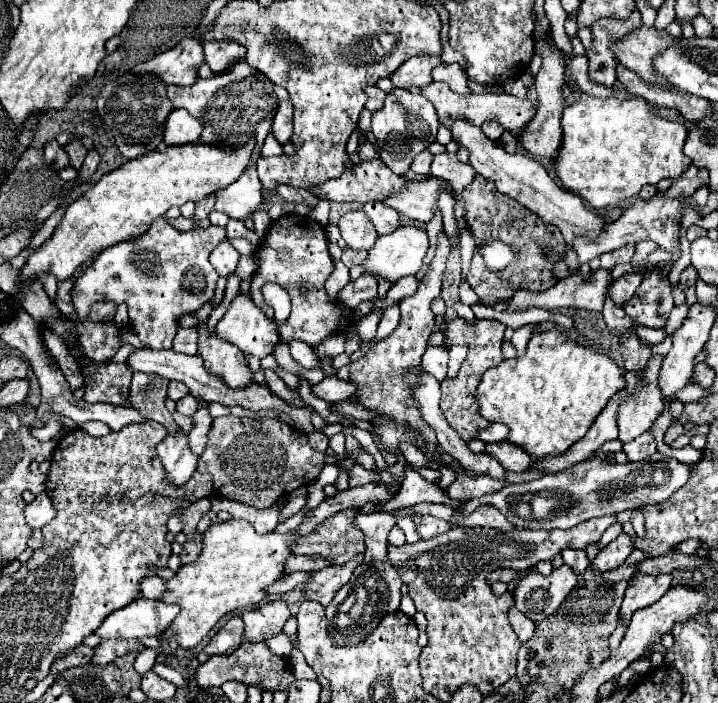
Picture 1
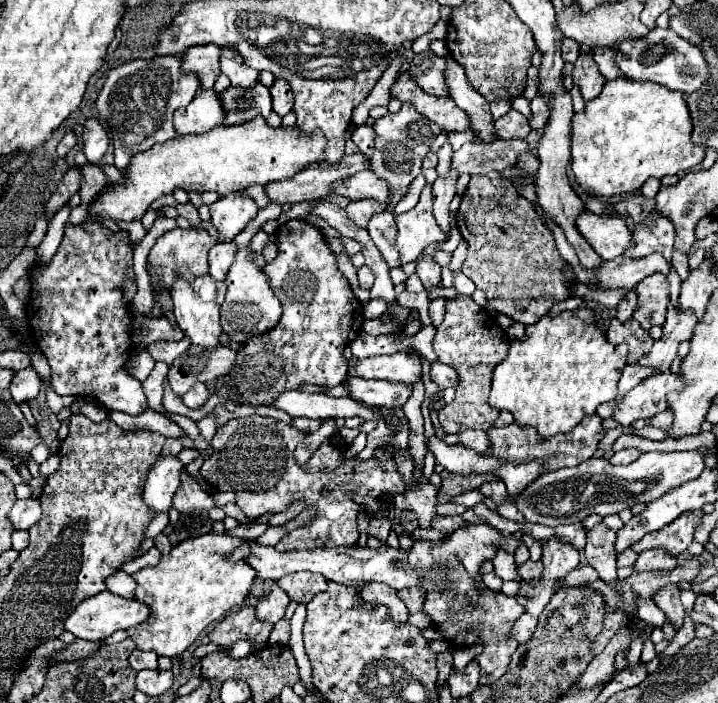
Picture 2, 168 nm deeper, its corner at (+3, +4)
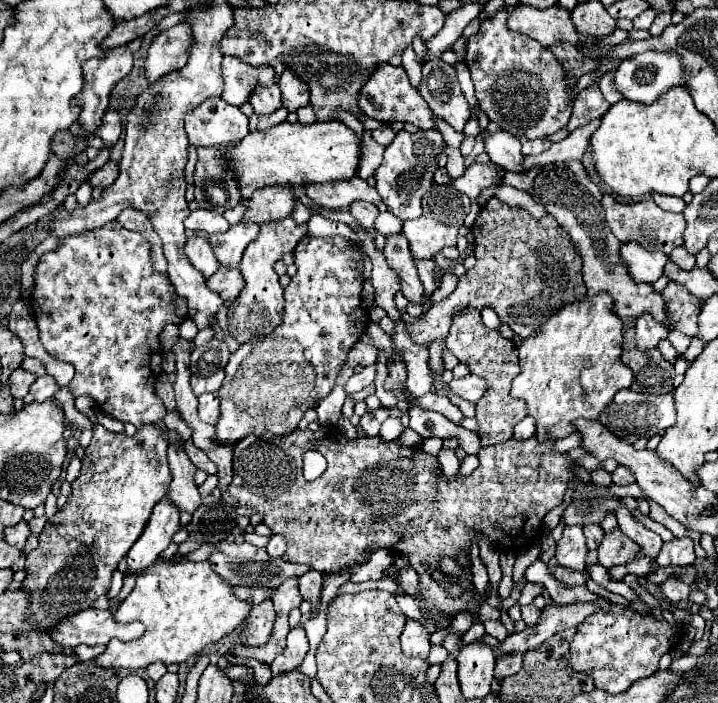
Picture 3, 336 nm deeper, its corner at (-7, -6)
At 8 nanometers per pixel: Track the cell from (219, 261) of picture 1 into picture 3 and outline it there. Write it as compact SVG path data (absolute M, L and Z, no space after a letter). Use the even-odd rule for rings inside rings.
M218 268L218 272L206 280L206 286L214 292L218 292L222 296L222 300L234 302L234 298L240 296L242 288L244 288L244 278L240 274L240 270L226 270L226 268Z

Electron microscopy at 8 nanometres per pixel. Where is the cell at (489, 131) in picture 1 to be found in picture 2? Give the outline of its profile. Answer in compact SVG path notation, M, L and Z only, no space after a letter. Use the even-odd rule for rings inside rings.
M510 110L502 118L494 120L492 124L494 124L492 128L496 130L494 134L498 138L526 138L528 132L530 132L530 126L528 126L526 118L516 110Z

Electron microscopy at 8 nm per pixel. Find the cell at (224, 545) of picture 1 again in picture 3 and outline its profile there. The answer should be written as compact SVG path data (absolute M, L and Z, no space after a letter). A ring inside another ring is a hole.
M158 560L154 568L144 570L136 578L136 586L130 596L120 604L114 620L134 622L140 620L146 630L132 642L114 640L106 650L94 658L102 668L148 668L154 662L186 662L190 656L198 656L204 646L220 640L238 628L250 612L250 602L240 602L232 594L232 586L222 582L210 568L210 562L170 562Z

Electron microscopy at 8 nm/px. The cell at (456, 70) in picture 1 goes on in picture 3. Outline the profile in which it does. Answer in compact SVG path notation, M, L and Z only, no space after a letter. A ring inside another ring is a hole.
M496 130L494 134L486 134L484 136L484 146L486 146L486 154L490 156L490 160L502 168L506 168L508 172L522 172L522 152L520 152L520 140L504 130Z

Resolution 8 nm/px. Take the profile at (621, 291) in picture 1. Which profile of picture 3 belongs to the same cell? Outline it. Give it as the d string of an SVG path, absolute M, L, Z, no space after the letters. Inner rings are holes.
M650 314L646 316L648 318L636 318L636 344L638 344L638 350L644 350L644 352L658 348L658 344L666 340L670 334L666 326L658 326L658 322L650 318Z

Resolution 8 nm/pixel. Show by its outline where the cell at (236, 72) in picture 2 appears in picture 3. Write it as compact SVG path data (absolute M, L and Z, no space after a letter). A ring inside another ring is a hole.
M270 86L266 90L258 90L258 94L250 96L250 104L256 114L272 114L282 106L282 96L278 86Z

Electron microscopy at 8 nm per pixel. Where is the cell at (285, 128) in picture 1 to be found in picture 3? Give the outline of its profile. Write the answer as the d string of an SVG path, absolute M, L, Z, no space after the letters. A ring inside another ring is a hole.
M286 68L282 72L278 86L282 90L282 106L288 112L296 112L298 108L302 108L302 106L308 104L310 90L308 90L306 82L302 82L290 68Z

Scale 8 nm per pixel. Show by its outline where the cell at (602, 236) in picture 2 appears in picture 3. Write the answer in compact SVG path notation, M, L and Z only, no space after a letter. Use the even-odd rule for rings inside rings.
M636 242L622 244L620 254L626 266L630 268L630 276L638 282L648 282L648 284L656 282L662 276L664 266L668 262L666 254L642 250L642 246L638 246Z

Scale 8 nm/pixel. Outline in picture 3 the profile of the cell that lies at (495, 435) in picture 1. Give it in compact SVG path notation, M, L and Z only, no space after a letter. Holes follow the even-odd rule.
M526 416L522 422L518 422L518 426L514 428L514 438L516 440L528 440L536 436L536 422L532 416Z

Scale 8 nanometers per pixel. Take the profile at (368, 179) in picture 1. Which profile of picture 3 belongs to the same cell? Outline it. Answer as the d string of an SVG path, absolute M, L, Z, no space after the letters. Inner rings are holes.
M270 186L256 190L248 200L244 200L246 212L242 222L250 224L262 224L278 218L286 218L286 214L292 214L296 198L292 196L290 188L286 186Z

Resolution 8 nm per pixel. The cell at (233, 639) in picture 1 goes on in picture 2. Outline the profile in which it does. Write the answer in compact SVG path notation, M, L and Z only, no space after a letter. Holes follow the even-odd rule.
M238 608L234 612L230 612L222 622L218 622L218 626L208 634L210 642L218 644L218 646L232 646L238 640L250 640L250 642L266 642L270 632L272 632L272 624L264 624L260 620L256 620L254 616L254 608Z

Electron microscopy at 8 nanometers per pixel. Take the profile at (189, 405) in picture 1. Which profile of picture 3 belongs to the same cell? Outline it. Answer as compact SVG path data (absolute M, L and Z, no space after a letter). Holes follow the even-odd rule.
M218 392L212 394L202 394L198 396L200 406L198 406L198 414L204 422L208 424L216 424L220 418L220 400L218 400Z

